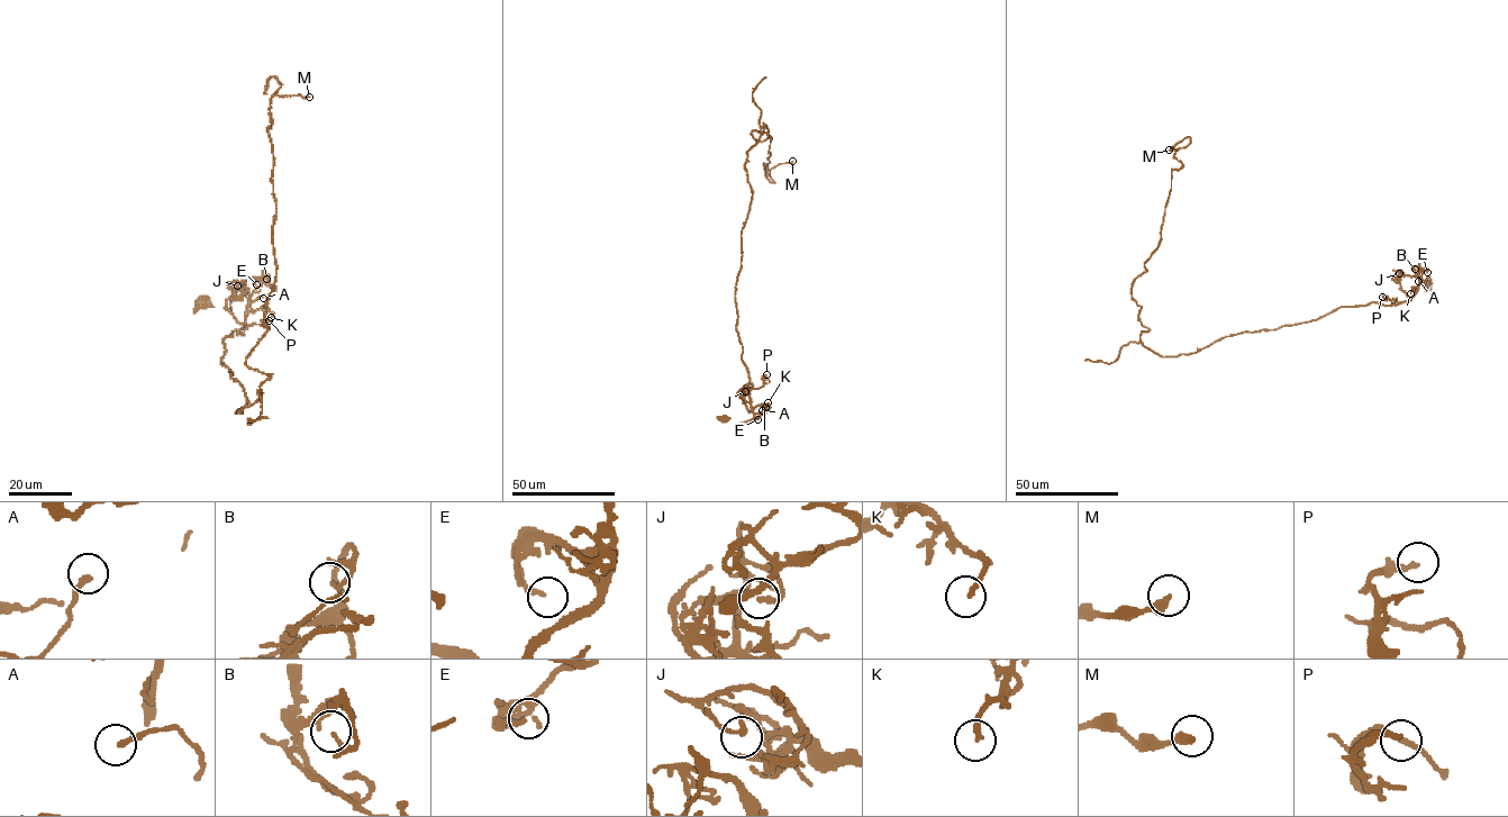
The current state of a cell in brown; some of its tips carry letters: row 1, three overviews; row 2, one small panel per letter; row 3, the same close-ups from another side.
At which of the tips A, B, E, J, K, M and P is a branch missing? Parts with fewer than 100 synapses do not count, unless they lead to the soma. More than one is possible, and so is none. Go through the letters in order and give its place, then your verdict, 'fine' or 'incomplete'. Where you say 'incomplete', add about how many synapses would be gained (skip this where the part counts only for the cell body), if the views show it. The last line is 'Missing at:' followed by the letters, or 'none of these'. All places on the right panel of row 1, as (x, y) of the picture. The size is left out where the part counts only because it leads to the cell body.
A: at (1418, 281); fine
B: at (1415, 269); fine
E: at (1427, 272); fine
J: at (1399, 273); fine
K: at (1410, 293); fine
M: at (1169, 150); fine
P: at (1382, 297); fine
Missing at: none of these

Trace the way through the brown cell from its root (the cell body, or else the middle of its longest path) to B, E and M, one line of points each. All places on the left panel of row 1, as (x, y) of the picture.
B: (205, 301), (229, 309), (232, 297), (237, 291), (246, 292), (248, 301), (268, 274), (270, 280), (266, 279)
E: (205, 301), (229, 309), (232, 297), (237, 291), (246, 292), (248, 301), (262, 284), (254, 278), (256, 284)
M: (205, 301), (250, 296), (220, 360), (239, 412), (271, 374), (245, 364), (276, 274), (270, 100), (309, 97)

